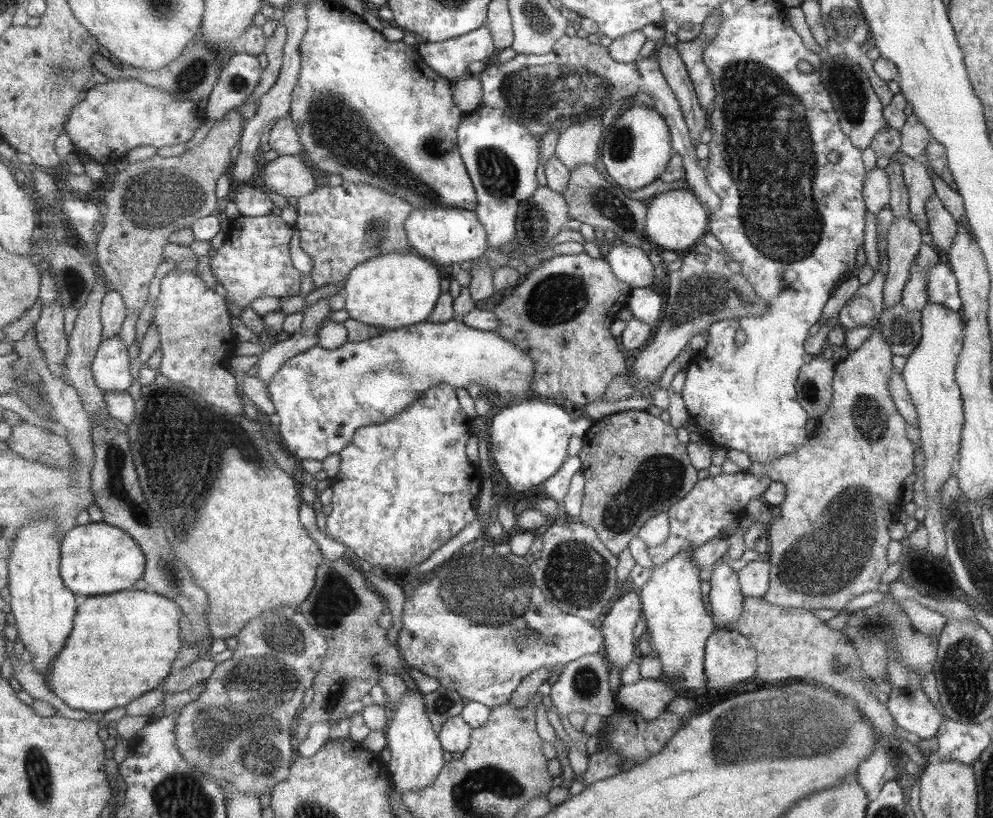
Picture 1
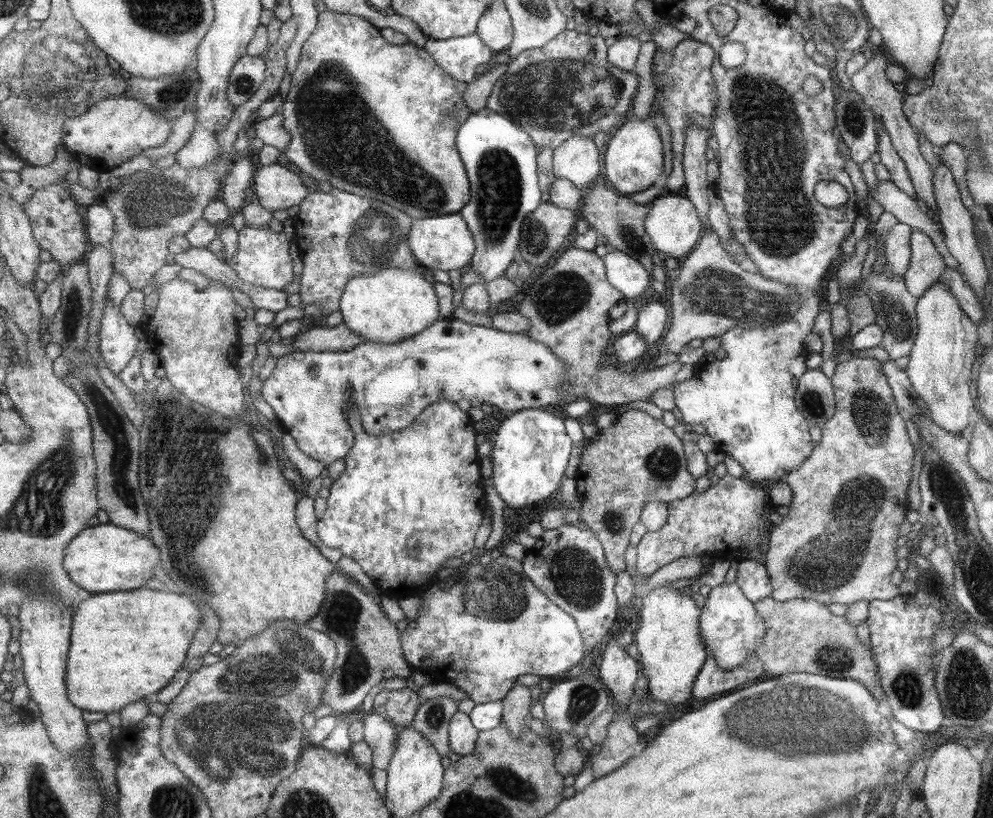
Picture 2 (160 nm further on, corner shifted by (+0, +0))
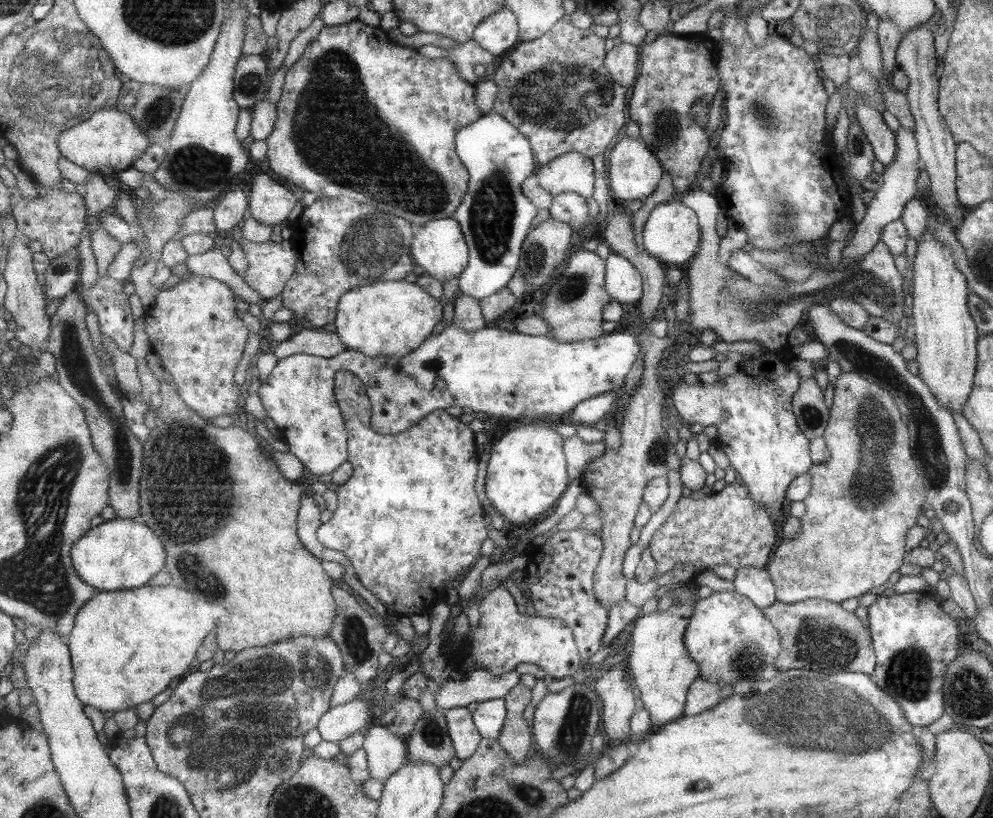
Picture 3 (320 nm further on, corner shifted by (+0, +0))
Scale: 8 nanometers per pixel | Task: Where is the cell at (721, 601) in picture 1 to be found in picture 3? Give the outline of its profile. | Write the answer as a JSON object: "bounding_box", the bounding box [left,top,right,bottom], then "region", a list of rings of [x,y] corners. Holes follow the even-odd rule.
{"bounding_box":[683,590,782,686],"region":[[[734,590],[712,592],[707,597],[698,598],[692,608],[688,626],[685,627],[683,641],[688,657],[698,666],[698,677],[709,684],[723,686],[735,684],[737,680],[747,680],[747,678],[752,678],[751,680],[758,684],[771,679],[778,672],[772,664],[782,650],[780,633],[748,597],[741,596]]]}

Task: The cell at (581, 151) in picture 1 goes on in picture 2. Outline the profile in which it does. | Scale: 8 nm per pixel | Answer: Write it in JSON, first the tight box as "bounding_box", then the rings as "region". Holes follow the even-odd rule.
{"bounding_box":[554,136,599,191],"region":[[[574,136],[566,140],[554,152],[554,173],[558,178],[566,178],[585,191],[592,186],[599,174],[599,164],[597,164],[597,148],[593,146],[593,136]]]}

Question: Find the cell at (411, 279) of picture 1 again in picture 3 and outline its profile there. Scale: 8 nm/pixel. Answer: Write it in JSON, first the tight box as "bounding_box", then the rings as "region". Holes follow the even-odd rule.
{"bounding_box":[334,281,443,356],"region":[[[386,281],[361,286],[341,298],[334,323],[341,342],[349,350],[376,356],[408,356],[415,352],[443,321],[443,307],[437,297],[416,283]]]}

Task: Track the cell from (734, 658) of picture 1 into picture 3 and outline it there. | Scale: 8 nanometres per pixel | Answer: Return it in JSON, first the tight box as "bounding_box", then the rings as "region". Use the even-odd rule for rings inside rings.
{"bounding_box":[684,677,731,716],"region":[[[697,677],[688,690],[688,700],[684,706],[684,716],[695,716],[701,714],[716,704],[719,704],[725,698],[731,696],[729,686],[719,686],[718,684],[709,684],[702,678]]]}

